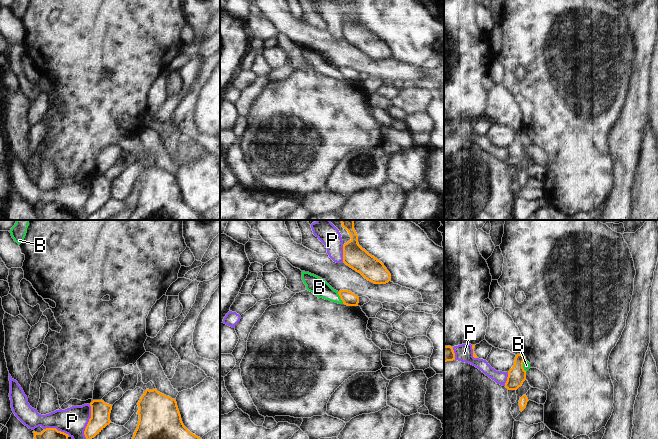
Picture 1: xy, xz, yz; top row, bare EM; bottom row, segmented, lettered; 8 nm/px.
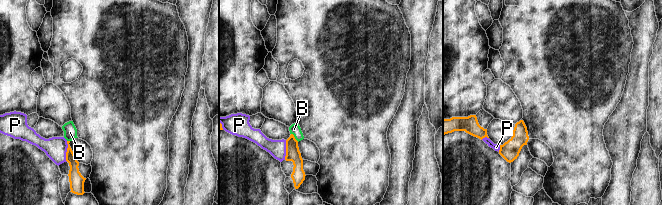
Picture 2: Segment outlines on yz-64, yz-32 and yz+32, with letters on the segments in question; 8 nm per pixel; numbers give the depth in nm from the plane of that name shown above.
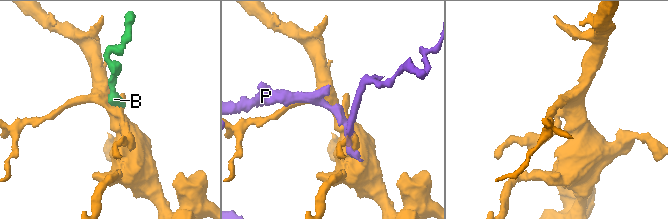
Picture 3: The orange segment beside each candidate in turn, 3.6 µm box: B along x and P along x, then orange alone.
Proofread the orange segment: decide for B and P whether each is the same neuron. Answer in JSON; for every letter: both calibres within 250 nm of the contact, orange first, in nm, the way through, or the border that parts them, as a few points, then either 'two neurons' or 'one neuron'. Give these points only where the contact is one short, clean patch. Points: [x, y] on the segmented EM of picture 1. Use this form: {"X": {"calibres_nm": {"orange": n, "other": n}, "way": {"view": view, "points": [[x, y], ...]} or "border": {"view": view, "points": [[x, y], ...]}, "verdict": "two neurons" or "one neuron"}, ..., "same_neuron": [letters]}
{"B": {"calibres_nm": {"orange": 140, "other": 60}, "border": {"view": "yz", "points": [[525, 358], [523, 368], [526, 371]]}, "verdict": "two neurons"}, "P": {"calibres_nm": {"orange": 160, "other": 220}, "verdict": "two neurons"}, "same_neuron": []}

